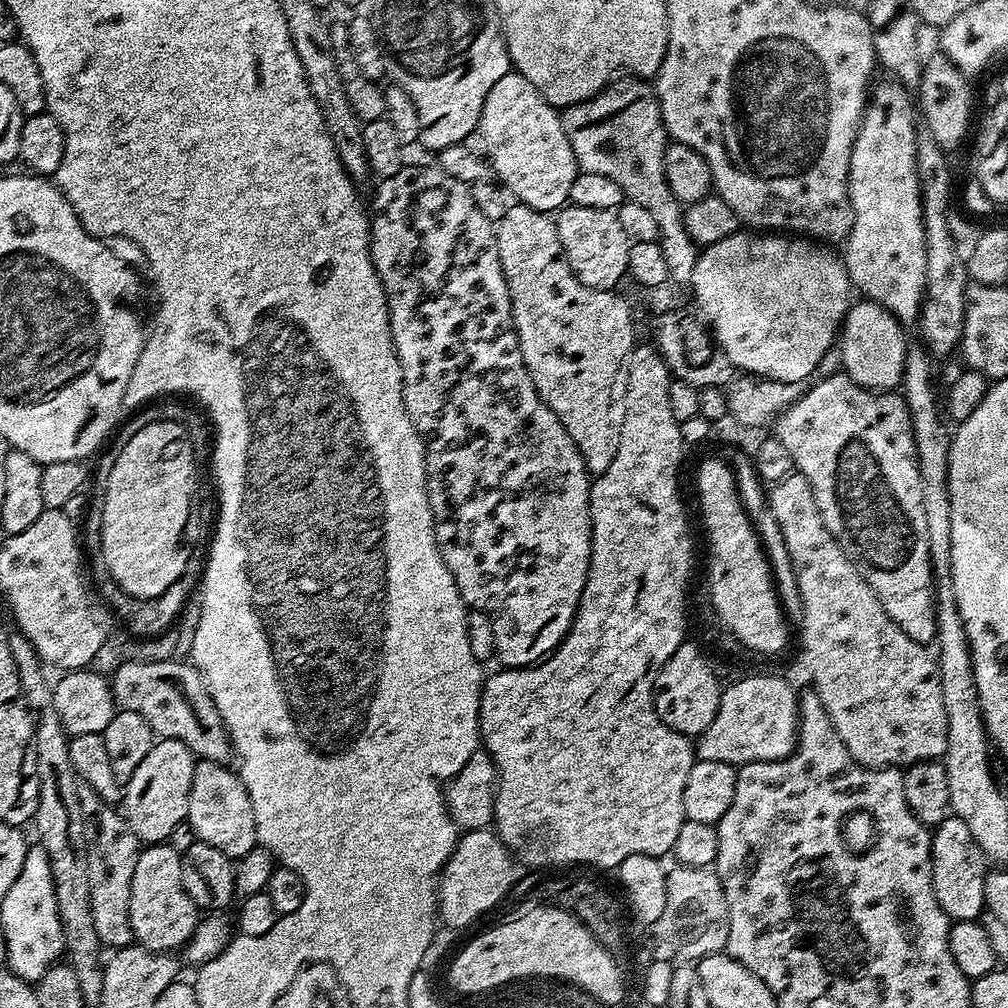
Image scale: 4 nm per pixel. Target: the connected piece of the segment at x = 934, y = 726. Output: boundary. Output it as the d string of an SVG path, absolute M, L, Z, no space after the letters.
M791 475L790 478L786 478L784 483L772 488L768 494L768 505L777 526L780 528L782 546L786 550L790 589L792 588L793 594L800 599L800 604L804 607L804 664L808 667L809 674L812 675L810 688L820 699L820 705L826 710L828 721L834 726L838 738L842 738L842 742L850 750L852 759L857 760L866 768L894 768L909 764L923 764L929 760L940 760L946 750L946 706L942 706L940 670L933 653L931 656L925 645L911 640L888 617L886 610L882 610L882 602L878 602L878 598L873 598L866 590L866 586L862 586L858 577L848 569L842 554L838 554L838 550L834 550L834 542L830 542L830 538L826 538L826 530L823 529L822 522L818 517L815 501L811 499L810 484L801 475Z

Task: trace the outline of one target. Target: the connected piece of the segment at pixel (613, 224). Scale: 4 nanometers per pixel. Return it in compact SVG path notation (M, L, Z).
M570 202L551 217L554 234L558 234L558 246L566 254L566 262L586 282L595 288L615 289L628 270L629 243L620 216L615 212L597 210L594 206L582 206Z

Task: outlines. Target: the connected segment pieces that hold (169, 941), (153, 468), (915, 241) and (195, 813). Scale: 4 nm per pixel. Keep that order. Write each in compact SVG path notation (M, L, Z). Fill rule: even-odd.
M167 842L141 847L138 866L134 866L134 882L130 886L130 926L135 943L152 952L172 954L188 943L197 923L197 906L182 886L180 853Z
M152 420L142 425L121 446L108 472L102 495L101 550L113 582L126 594L140 600L162 594L170 582L184 573L190 559L188 540L184 535L196 504L196 464L192 461L192 444L188 441L187 430L176 420Z
M865 103L860 119L856 121L856 137L854 138L854 146L852 147L852 173L850 174L850 194L852 195L852 205L854 206L854 218L856 225L854 226L854 234L852 235L851 244L847 245L846 263L851 271L852 279L855 287L864 291L863 295L870 300L877 300L886 306L895 308L901 314L908 314L908 311L915 309L918 304L918 297L921 292L920 278L924 274L924 251L922 250L922 242L920 241L920 205L916 202L916 192L912 188L912 166L909 160L909 152L906 147L905 137L902 135L901 129L896 129L896 124L892 121L892 116L880 104Z
M196 760L194 766L194 774L190 782L190 798L188 799L188 818L186 823L194 830L197 840L206 842L210 846L214 846L214 850L222 850L222 854L226 854L232 861L239 861L240 857L250 854L250 850L257 847L258 841L256 838L256 827L254 826L254 806L250 806L250 794L246 790L246 786L240 780L239 775L235 771L231 772L231 767L228 764L219 764L218 762L210 762L209 760Z

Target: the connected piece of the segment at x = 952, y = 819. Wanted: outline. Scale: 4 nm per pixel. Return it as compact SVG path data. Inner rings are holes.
M949 815L947 820L935 825L932 832L932 881L938 906L949 921L980 920L985 911L984 878L986 875L986 857L983 850L974 842L974 834L958 817Z

